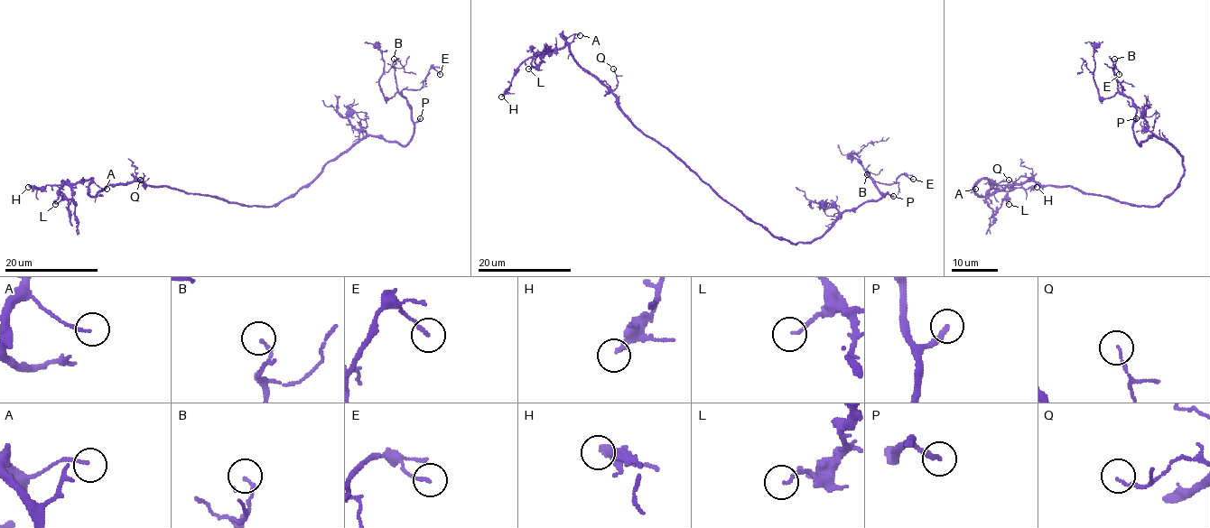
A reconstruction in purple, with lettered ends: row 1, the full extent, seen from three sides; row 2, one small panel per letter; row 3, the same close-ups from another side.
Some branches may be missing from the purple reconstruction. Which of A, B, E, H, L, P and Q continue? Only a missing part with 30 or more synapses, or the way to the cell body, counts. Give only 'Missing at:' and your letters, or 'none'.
Missing at: P

